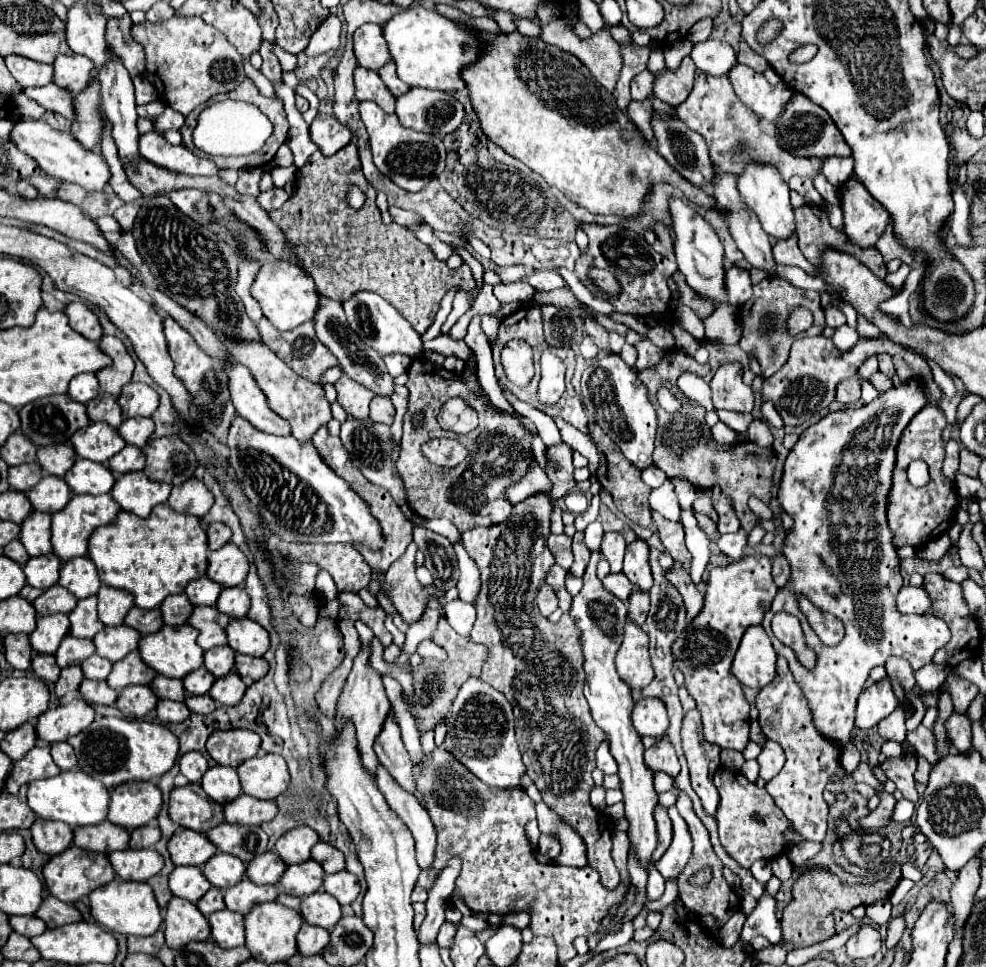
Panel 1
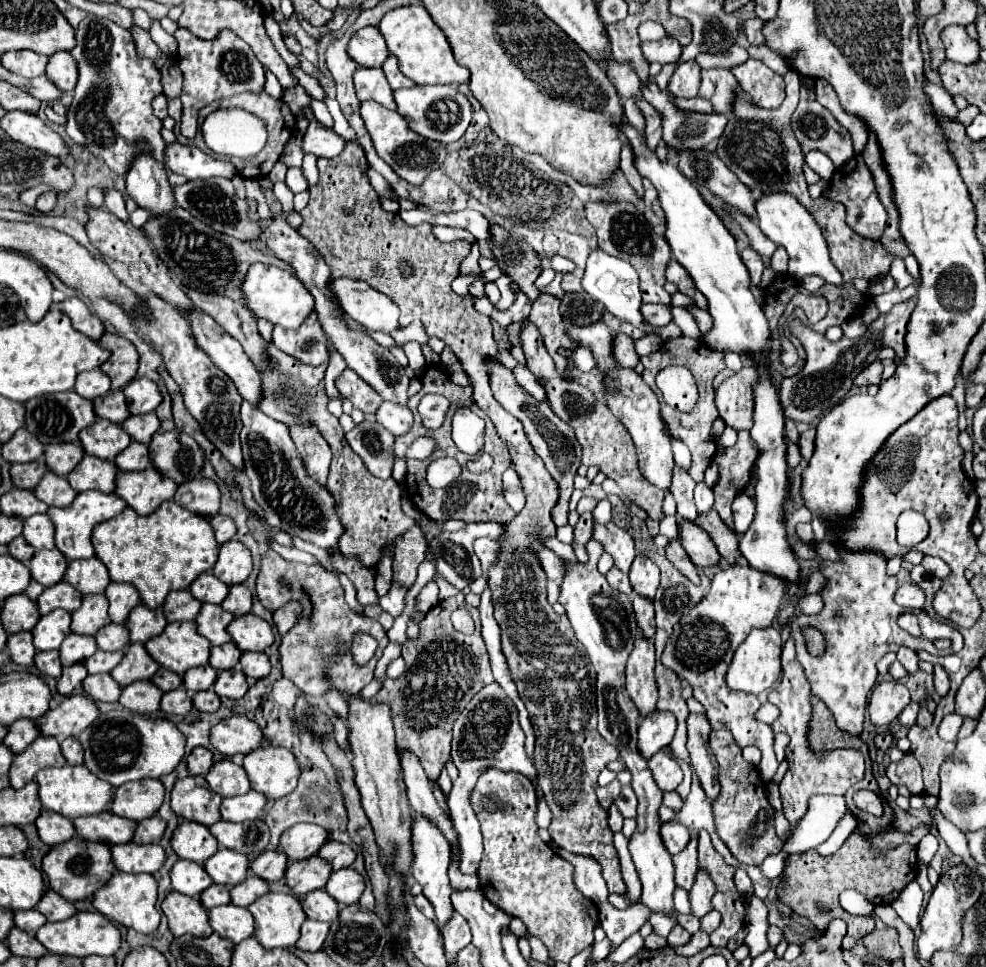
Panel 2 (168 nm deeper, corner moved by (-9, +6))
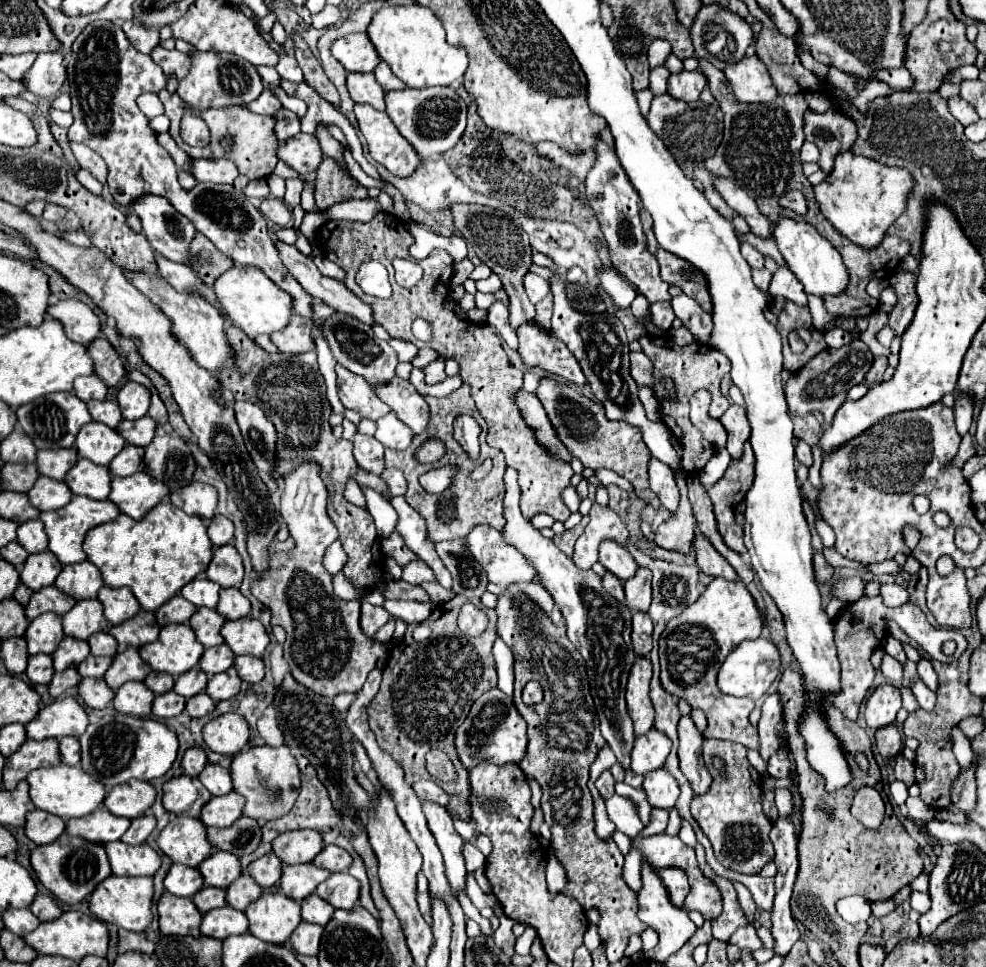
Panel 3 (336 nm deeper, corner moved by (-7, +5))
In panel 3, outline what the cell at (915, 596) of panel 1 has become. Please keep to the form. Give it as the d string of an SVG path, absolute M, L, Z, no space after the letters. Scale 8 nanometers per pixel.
M885 583L885 585L881 585L881 595L883 595L883 603L887 607L899 607L899 605L909 601L907 587L903 587L899 583Z

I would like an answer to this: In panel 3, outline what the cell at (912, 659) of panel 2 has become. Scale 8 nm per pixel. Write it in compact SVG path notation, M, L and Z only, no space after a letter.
M891 635L883 641L883 649L885 649L885 653L889 653L891 657L895 657L899 663L905 663L905 661L907 661L907 655L905 655L905 651L903 651L903 645L901 645L897 639L893 639Z

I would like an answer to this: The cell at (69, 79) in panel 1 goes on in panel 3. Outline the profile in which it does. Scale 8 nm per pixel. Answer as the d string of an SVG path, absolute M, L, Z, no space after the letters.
M55 51L55 53L39 53L31 71L27 71L23 83L27 85L27 91L39 97L51 97L59 93L65 79L67 71L63 65L63 55Z

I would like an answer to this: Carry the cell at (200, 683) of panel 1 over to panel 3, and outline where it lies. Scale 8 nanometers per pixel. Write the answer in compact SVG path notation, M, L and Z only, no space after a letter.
M191 669L191 671L187 671L187 673L183 673L177 681L175 681L175 691L179 693L179 695L183 695L183 697L193 697L193 695L197 695L197 693L203 693L205 691L205 687L207 687L207 675L201 671L201 669Z

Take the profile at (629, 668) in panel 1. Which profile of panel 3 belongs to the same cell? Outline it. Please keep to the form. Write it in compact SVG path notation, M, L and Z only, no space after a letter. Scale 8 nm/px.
M637 657L627 683L627 709L635 725L635 735L645 735L653 727L653 707L649 699L651 661Z

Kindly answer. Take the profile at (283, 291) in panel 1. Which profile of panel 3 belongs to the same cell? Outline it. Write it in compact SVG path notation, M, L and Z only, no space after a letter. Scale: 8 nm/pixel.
M231 267L215 281L215 293L221 307L229 313L235 327L243 329L251 339L259 333L273 333L287 327L291 313L291 295L287 295L281 287L275 287L259 267Z

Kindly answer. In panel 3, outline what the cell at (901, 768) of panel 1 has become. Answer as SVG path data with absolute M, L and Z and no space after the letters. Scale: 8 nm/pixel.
M897 755L895 759L895 777L899 781L903 781L907 787L911 787L915 783L915 767L911 761L907 761L903 755Z

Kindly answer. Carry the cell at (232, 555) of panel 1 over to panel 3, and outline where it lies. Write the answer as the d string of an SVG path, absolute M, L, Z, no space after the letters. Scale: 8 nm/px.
M227 543L213 553L213 561L207 567L207 579L221 587L239 587L243 581L243 561L237 549Z

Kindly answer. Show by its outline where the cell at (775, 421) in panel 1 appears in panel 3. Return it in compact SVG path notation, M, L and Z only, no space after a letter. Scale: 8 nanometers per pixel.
M795 439L795 457L799 463L811 467L811 447L801 439Z

